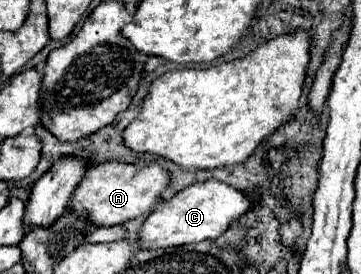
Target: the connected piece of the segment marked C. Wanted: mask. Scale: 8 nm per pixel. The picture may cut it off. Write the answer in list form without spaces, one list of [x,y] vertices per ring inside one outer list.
[[[206,180],[200,184],[192,184],[178,192],[174,198],[166,200],[162,208],[154,210],[140,226],[138,240],[142,250],[152,248],[178,248],[184,244],[194,244],[202,240],[218,238],[234,220],[238,220],[246,210],[254,206],[256,198],[250,198],[250,194],[238,192],[232,186],[220,182],[220,180]]]

